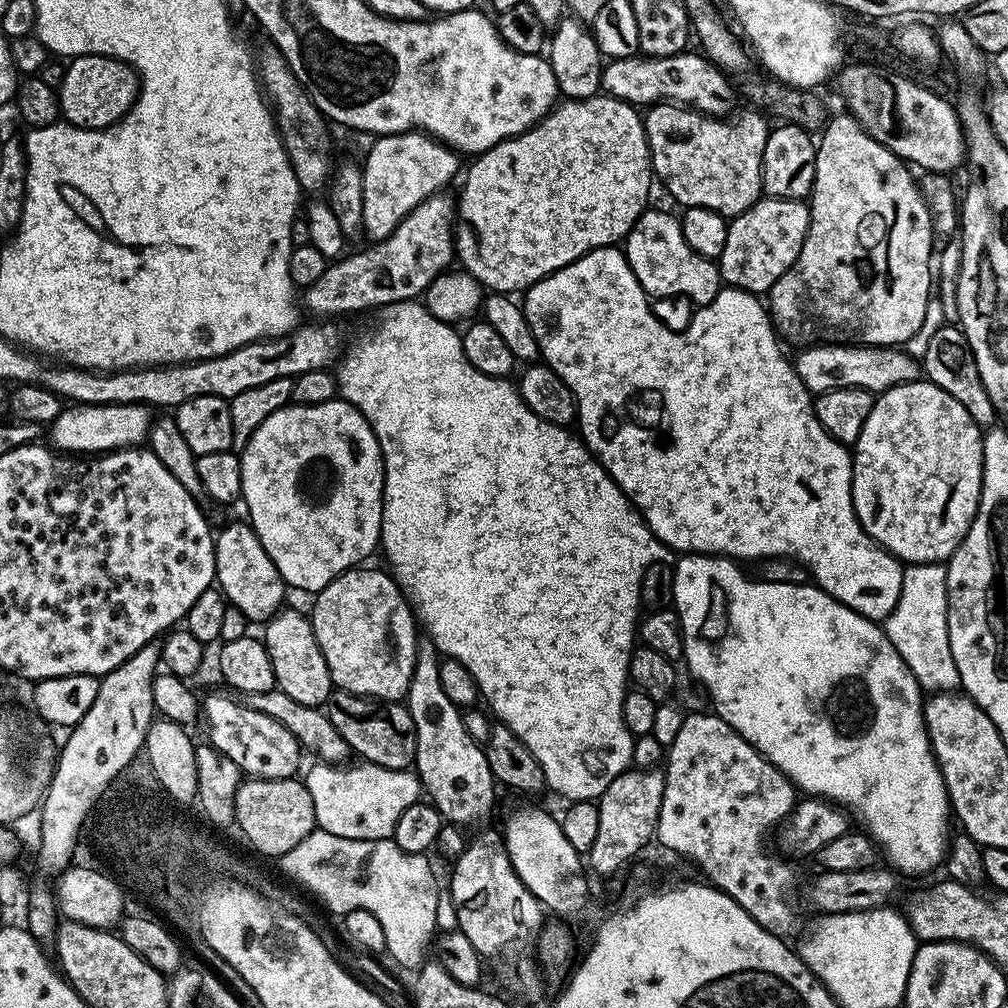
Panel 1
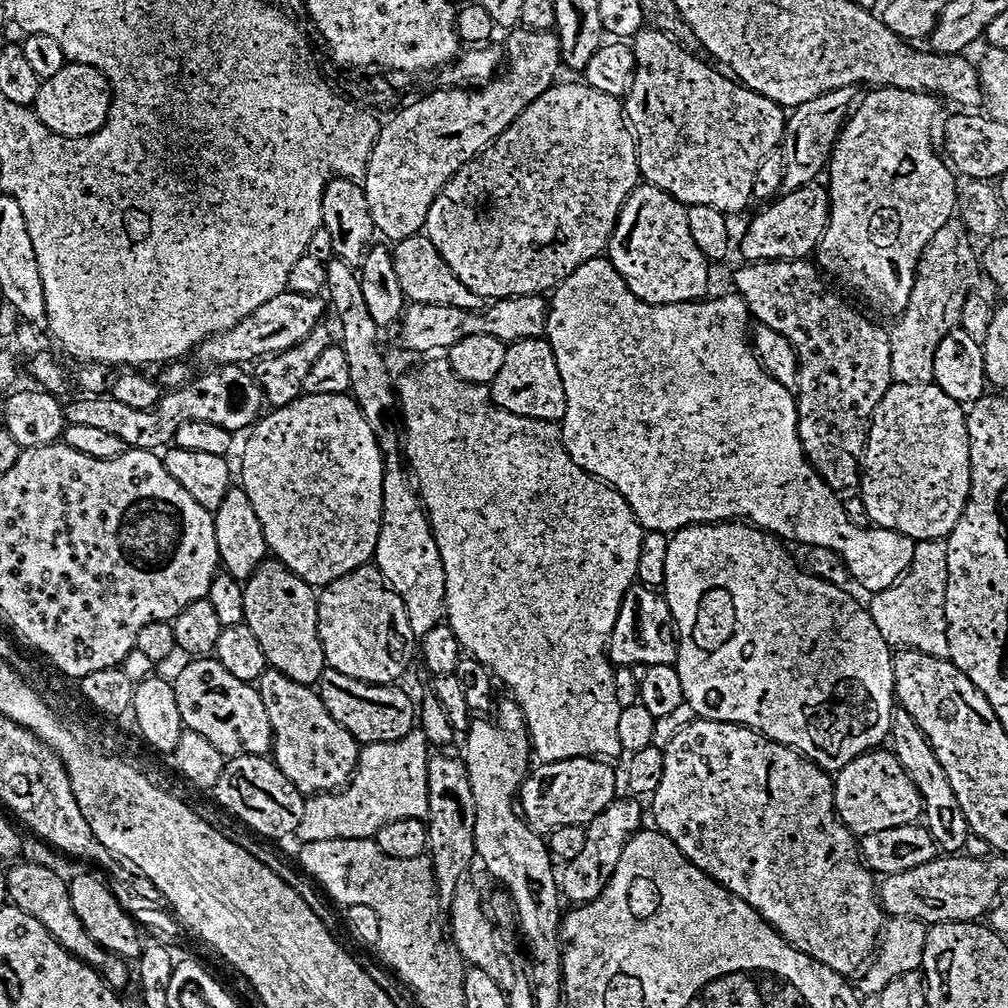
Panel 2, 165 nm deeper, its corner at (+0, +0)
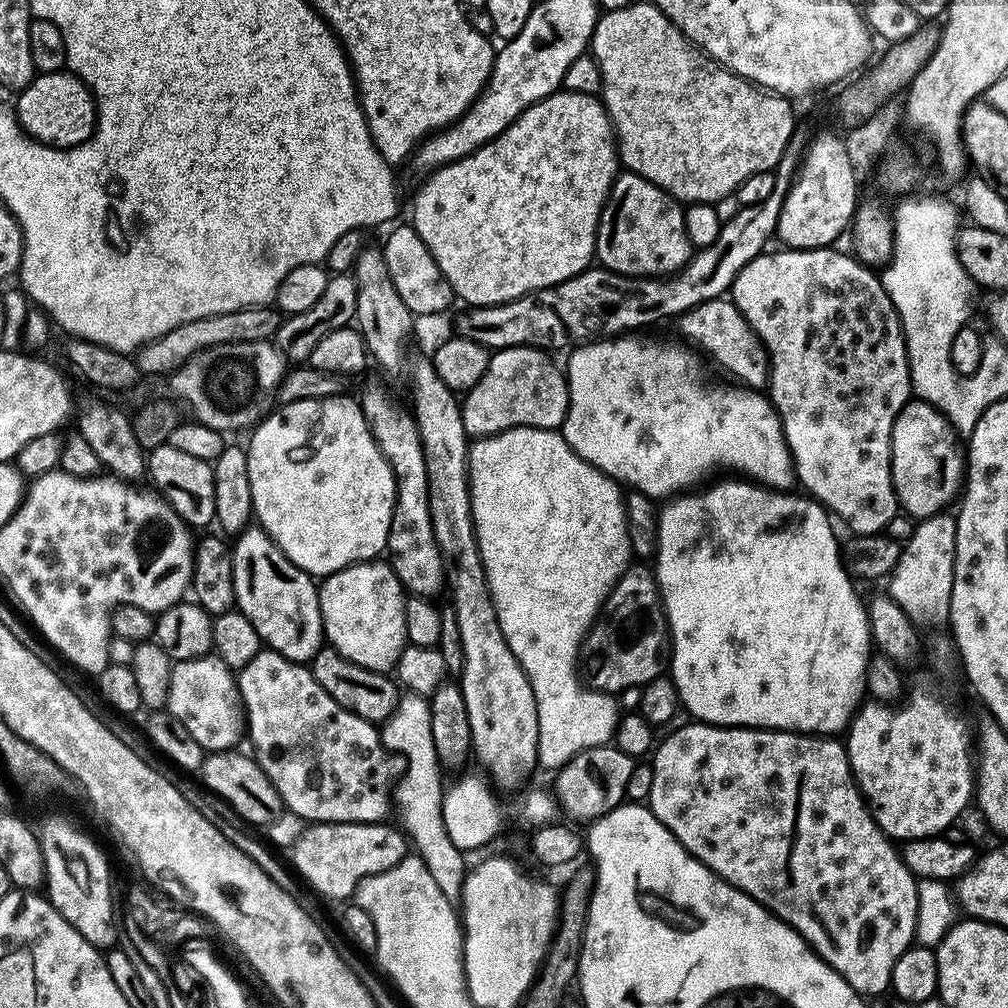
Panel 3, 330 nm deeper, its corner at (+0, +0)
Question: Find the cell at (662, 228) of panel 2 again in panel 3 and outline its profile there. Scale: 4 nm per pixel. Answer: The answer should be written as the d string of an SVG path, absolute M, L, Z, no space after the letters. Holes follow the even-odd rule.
M627 170L621 171L612 183L612 193L600 215L595 259L611 272L620 272L623 276L664 278L679 272L693 255L681 201L646 178Z

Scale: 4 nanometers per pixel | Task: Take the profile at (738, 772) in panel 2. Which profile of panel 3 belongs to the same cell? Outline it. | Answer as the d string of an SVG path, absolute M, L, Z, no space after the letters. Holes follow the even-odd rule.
M691 722L685 728L680 728L677 732L672 732L664 741L659 741L658 747L655 749L654 755L651 757L650 763L652 766L652 773L654 774L654 782L650 786L650 794L648 795L647 803L650 805L652 813L659 818L659 820L666 825L678 838L678 842L682 842L682 846L694 858L698 858L701 862L716 875L721 876L727 884L732 884L735 888L746 893L750 898L757 900L763 908L767 908L773 916L783 920L784 923L789 924L799 936L812 947L812 951L820 957L821 960L826 961L830 967L839 974L846 983L856 992L860 993L861 997L869 998L868 996L876 996L879 992L888 992L892 975L894 974L894 962L898 962L898 958L908 948L913 947L916 939L916 911L918 910L918 890L916 889L918 880L913 876L912 871L904 864L903 855L898 851L897 845L887 836L882 829L876 825L876 820L872 817L872 813L868 811L867 803L863 796L860 795L860 790L856 786L856 780L852 776L852 767L848 761L848 749L843 743L840 744L839 739L825 738L820 734L801 734L799 732L782 732L779 730L769 730L766 728L742 728L739 726L717 726L714 724L705 724L703 722Z

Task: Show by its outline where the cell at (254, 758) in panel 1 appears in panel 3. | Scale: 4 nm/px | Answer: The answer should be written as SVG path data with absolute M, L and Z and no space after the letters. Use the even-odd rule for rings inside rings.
M215 654L173 663L166 708L174 718L178 718L178 722L182 722L182 726L186 726L186 730L190 730L194 742L198 742L209 753L235 749L239 745L236 743L239 742L240 735L243 737L246 732L246 713L240 698L237 677L233 669L227 668Z

